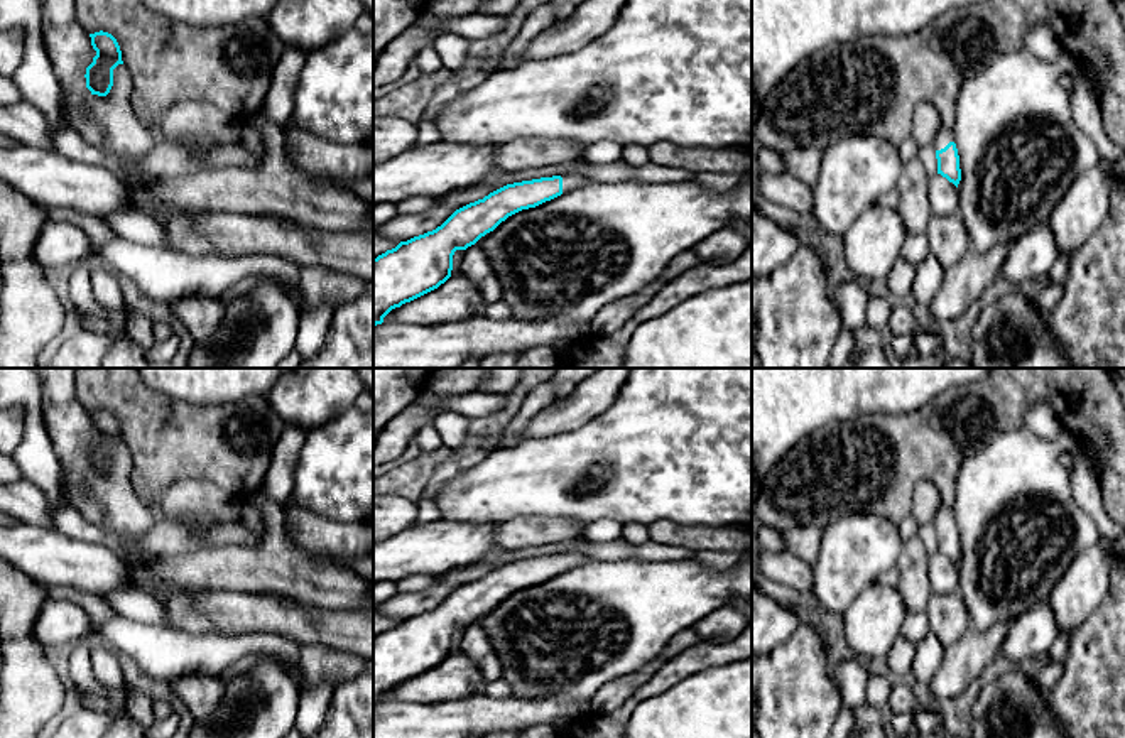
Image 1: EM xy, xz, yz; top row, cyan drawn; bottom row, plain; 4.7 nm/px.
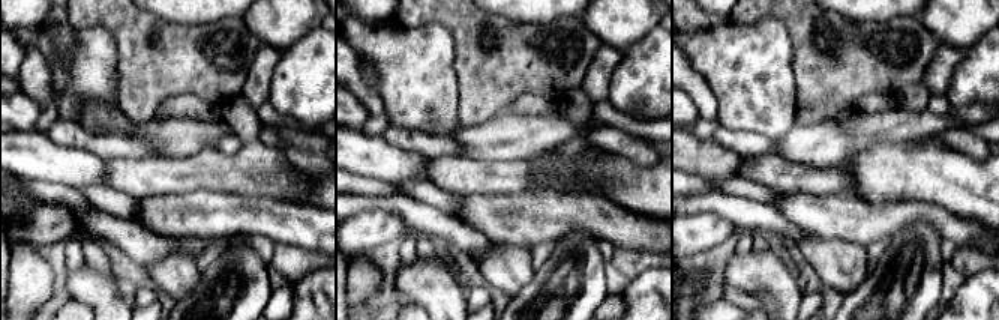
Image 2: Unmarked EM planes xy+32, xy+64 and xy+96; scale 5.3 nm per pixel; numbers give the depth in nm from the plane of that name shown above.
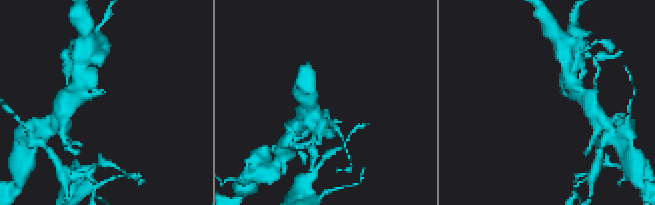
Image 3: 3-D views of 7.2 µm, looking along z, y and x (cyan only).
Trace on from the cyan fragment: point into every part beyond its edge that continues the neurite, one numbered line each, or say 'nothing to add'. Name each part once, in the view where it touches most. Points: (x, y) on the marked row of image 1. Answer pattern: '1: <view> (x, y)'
1: yz (943, 137)

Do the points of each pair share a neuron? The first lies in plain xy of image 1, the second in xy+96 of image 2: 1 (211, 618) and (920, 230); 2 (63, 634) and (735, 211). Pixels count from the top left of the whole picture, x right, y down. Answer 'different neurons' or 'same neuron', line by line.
1: different neurons
2: different neurons

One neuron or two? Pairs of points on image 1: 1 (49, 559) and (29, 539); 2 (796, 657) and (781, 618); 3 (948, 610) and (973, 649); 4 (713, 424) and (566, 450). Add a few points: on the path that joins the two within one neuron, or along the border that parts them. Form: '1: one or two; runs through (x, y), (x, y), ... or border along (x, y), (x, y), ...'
1: one; runs through (44, 554), (34, 544)
2: two; border along (801, 622), (769, 654)
3: two; border along (970, 624), (945, 647)
4: one; runs through (676, 444), (666, 450), (603, 450)

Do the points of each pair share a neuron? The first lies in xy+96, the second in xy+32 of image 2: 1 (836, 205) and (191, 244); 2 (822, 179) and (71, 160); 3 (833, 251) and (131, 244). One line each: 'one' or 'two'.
1: two
2: two
3: two

